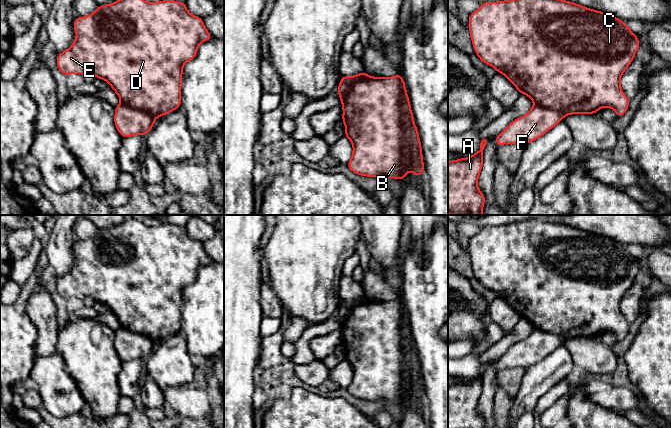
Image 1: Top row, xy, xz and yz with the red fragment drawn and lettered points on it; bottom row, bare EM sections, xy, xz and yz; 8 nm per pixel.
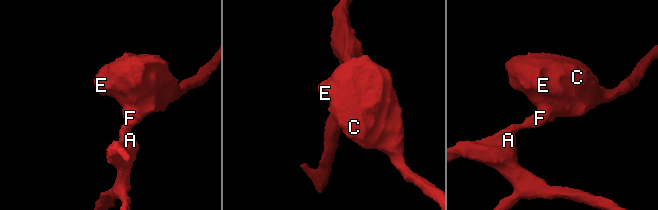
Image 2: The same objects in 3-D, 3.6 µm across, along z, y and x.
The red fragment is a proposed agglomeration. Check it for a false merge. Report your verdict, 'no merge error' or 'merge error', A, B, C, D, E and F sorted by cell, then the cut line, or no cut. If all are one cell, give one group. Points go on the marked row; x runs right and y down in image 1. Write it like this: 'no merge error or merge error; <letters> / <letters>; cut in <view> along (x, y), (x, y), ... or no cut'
merge error; A F / B C D E; cut in xz along (368, 75), (357, 80), (341, 99)

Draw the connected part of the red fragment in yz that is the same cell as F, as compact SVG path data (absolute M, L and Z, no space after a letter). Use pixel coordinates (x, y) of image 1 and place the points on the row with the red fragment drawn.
M534 104L527 114L512 121L502 133L496 136L495 143L497 146L505 143L527 145L543 136L563 118L564 116L556 110Z

